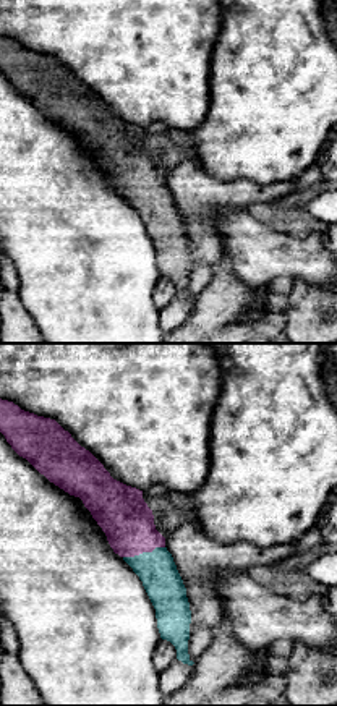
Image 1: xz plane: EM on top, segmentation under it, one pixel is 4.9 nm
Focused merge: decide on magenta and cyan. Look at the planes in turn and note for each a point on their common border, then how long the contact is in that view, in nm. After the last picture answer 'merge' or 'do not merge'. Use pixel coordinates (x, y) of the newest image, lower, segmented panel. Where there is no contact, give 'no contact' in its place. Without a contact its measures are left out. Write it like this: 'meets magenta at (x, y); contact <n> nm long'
meets magenta at (143, 551); contact 220 nm long

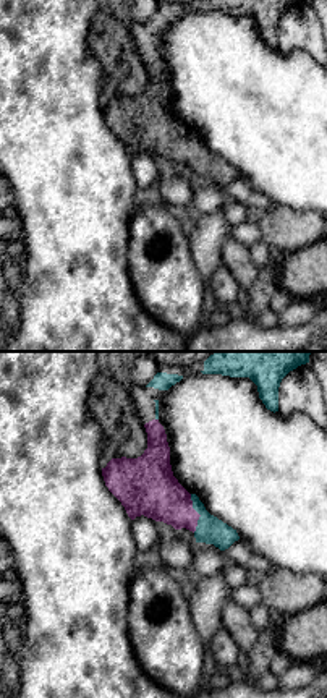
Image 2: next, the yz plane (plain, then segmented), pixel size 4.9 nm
meets magenta at (198, 514); contact 190 nm long

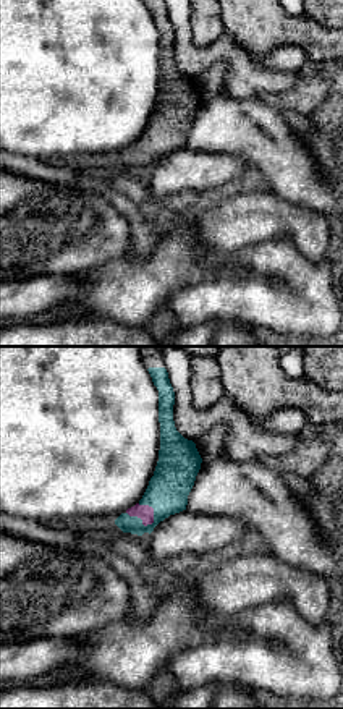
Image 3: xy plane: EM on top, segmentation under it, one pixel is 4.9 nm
meets magenta at (141, 518); contact 150 nm long

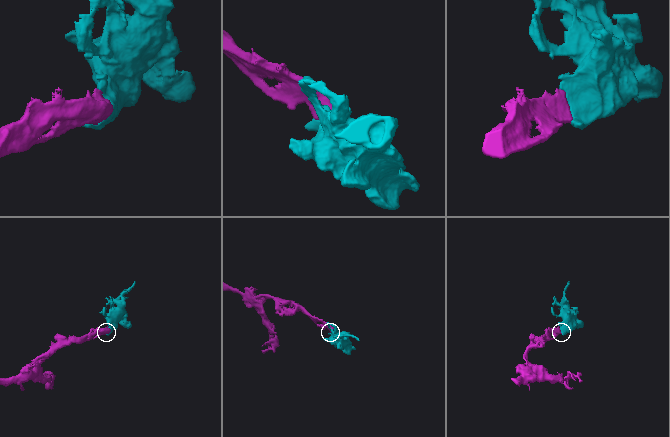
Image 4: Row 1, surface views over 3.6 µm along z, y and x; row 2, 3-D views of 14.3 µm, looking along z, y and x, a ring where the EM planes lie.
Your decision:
merge

